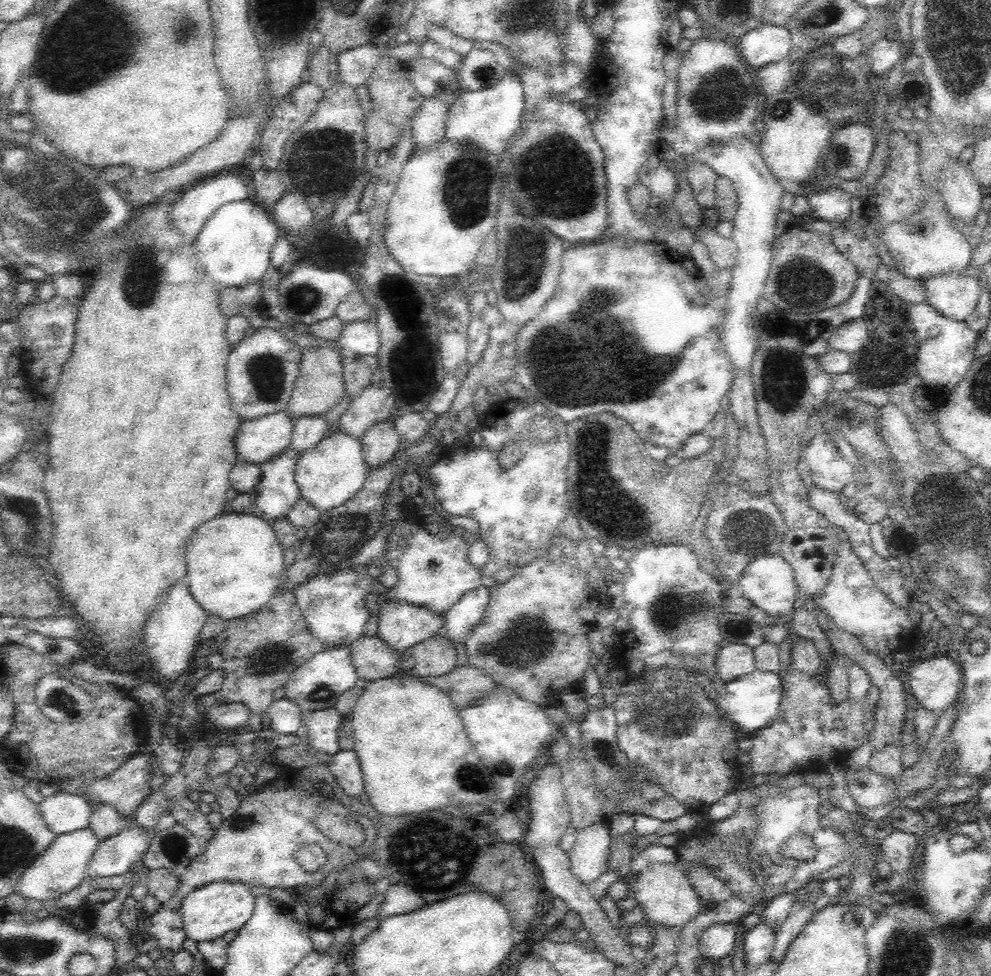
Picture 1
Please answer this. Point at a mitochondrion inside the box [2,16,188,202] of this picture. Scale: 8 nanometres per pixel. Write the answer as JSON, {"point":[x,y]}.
{"point":[77,77]}

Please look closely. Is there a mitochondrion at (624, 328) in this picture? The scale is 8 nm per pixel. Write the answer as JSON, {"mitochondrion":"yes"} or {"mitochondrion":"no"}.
{"mitochondrion":"no"}

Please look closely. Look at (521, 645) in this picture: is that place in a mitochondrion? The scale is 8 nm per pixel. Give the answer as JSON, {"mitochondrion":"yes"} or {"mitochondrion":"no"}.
{"mitochondrion":"yes"}

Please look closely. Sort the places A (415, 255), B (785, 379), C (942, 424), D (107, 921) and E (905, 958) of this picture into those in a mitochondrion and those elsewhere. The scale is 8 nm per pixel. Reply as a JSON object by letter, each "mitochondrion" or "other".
{"A":"other","B":"mitochondrion","C":"other","D":"other","E":"mitochondrion"}

